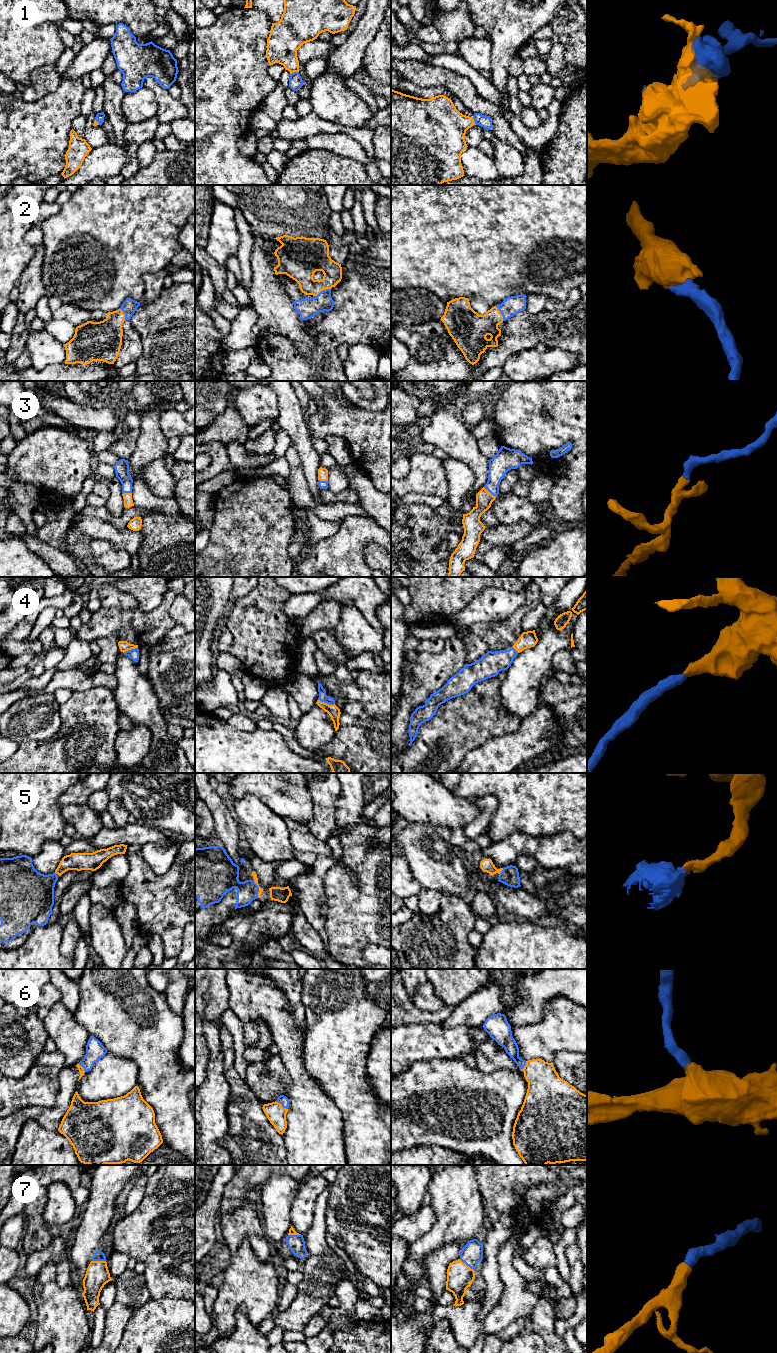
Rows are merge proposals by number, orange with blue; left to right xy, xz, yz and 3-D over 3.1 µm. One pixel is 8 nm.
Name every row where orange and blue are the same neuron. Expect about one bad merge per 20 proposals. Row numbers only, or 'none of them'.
1, 2, 3, 4, 5, 6, 7

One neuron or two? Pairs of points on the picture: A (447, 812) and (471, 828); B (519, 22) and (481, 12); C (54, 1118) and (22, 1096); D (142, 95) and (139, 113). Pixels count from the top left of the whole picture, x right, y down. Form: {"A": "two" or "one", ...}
{"A": "two", "B": "one", "C": "two", "D": "one"}

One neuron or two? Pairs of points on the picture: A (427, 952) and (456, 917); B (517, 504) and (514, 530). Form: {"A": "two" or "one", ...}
{"A": "one", "B": "two"}

